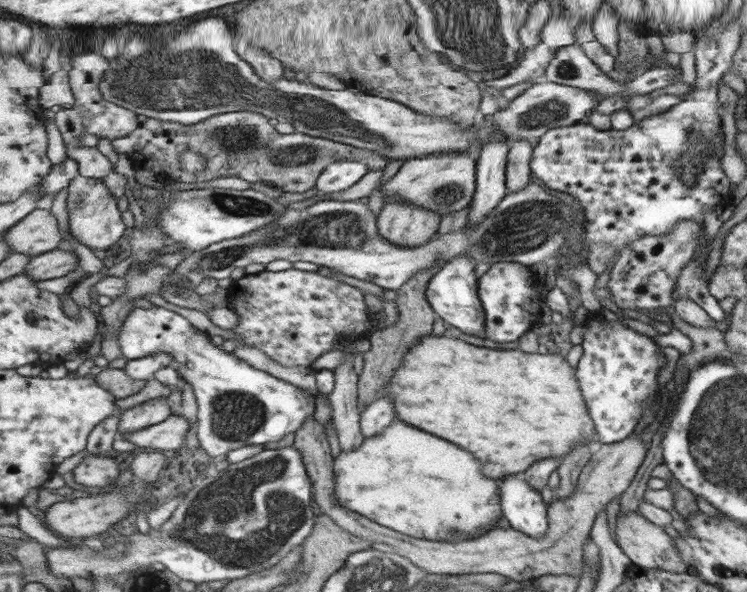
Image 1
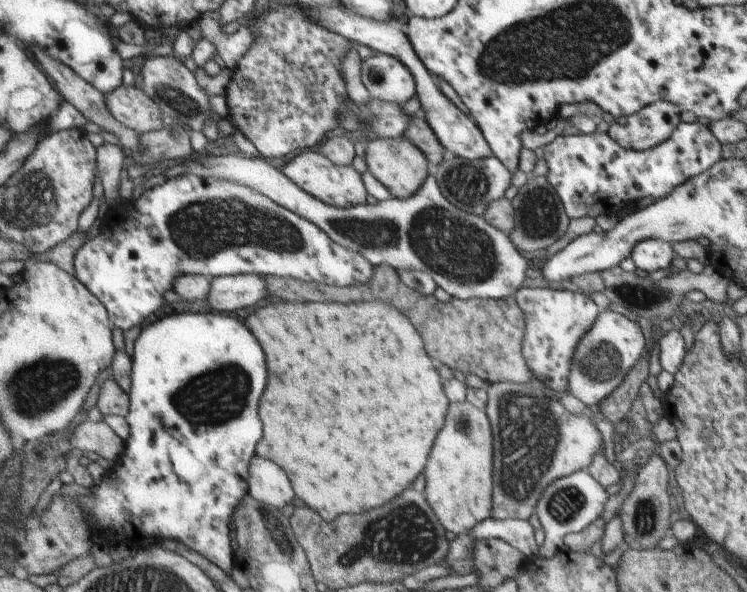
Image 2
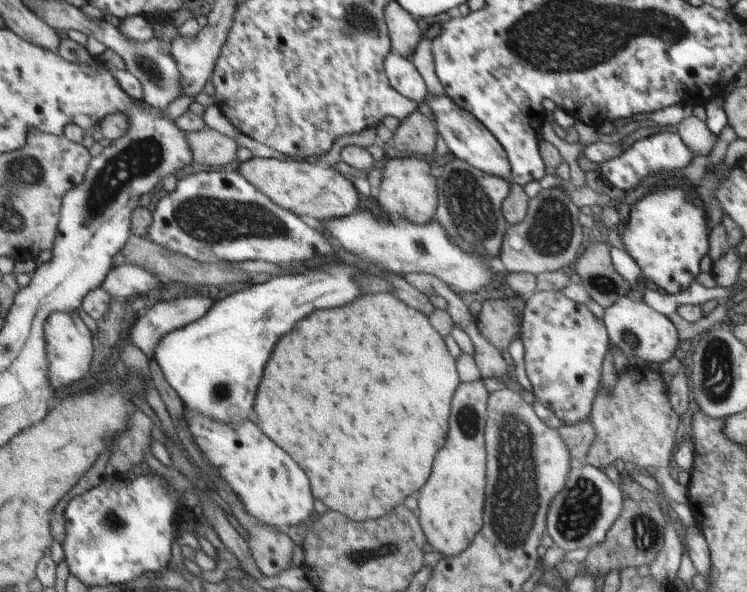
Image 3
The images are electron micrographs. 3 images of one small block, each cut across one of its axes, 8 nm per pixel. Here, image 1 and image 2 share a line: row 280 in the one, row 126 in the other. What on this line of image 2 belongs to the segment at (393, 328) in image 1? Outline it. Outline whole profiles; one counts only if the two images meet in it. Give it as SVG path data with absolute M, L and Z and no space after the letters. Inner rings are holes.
M418 115L414 117L414 120L410 120L410 126L406 128L403 136L408 137L422 150L433 168L440 165L448 155L446 148L442 146L424 116Z

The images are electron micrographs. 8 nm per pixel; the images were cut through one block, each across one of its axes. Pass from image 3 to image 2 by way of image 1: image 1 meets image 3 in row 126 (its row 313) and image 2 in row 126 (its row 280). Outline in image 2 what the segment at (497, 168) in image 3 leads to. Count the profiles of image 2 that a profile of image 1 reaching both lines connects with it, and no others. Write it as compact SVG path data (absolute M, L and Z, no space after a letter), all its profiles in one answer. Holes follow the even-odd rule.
M298 3L297 5L318 26L322 26L322 28L338 34L338 36L344 36L350 42L361 43L374 51L398 58L398 61L412 72L416 82L416 94L418 94L420 99L421 110L424 110L422 115L428 124L432 126L434 134L436 134L442 146L446 148L448 155L455 155L467 160L477 160L493 156L492 150L484 139L480 128L440 91L435 78L430 76L426 66L416 56L412 43L406 38L404 26L398 20L395 18L384 21L373 20L372 18L365 18L355 13L345 12L342 8L324 6L324 4L319 6L318 4Z

